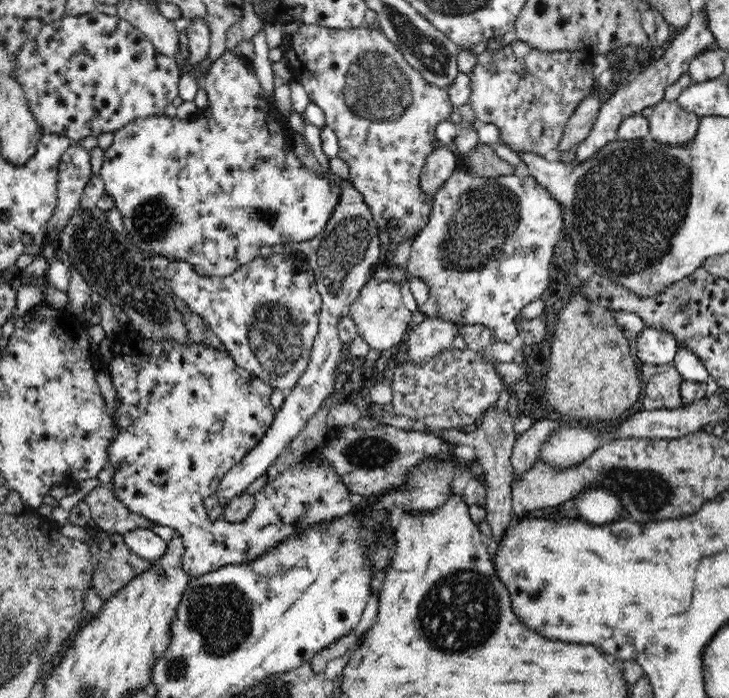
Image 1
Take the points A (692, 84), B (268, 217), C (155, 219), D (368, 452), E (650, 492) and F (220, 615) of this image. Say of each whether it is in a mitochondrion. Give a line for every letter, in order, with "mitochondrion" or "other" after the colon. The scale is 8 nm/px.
A: other
B: mitochondrion
C: mitochondrion
D: mitochondrion
E: mitochondrion
F: mitochondrion

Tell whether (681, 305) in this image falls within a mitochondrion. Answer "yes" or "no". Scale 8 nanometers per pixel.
yes

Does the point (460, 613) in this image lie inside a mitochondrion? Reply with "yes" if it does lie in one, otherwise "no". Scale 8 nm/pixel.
yes

